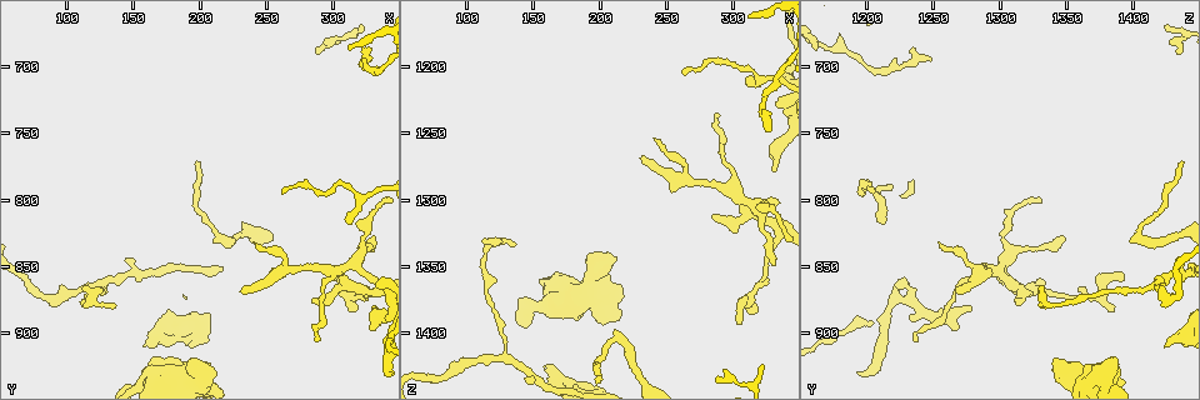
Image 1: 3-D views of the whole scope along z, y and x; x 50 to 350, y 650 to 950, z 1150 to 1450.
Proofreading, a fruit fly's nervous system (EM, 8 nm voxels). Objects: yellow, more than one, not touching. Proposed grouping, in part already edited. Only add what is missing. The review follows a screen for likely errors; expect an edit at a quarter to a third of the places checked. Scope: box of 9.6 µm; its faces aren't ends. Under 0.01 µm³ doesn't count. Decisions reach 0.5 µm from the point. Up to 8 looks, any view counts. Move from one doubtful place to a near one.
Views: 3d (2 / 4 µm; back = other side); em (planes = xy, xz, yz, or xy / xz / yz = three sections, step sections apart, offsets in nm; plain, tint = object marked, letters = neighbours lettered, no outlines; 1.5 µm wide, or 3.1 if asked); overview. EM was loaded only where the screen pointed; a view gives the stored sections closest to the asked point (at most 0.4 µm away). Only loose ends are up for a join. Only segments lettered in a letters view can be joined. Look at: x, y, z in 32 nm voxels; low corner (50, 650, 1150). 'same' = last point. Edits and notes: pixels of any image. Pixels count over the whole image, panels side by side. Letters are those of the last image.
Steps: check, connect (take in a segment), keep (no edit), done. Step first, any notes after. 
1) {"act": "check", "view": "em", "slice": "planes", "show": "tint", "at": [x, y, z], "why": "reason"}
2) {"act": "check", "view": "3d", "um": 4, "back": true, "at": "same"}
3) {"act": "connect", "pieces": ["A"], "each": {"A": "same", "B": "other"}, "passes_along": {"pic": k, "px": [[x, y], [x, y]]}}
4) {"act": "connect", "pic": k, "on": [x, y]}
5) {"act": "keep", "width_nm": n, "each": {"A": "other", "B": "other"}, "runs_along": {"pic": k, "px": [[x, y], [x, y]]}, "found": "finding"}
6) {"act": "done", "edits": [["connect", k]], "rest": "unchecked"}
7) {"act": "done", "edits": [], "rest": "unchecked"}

{"act": "check", "view": "em", "slice": "planes", "show": "letters", "at": [322, 670, 1424], "why": "long arm stops here"}

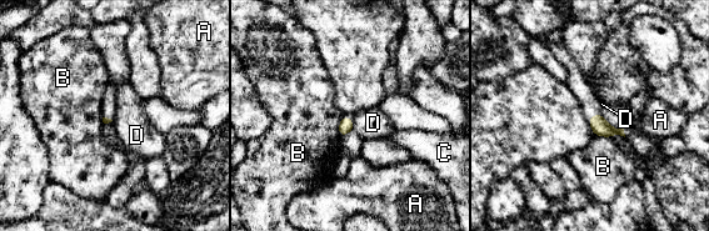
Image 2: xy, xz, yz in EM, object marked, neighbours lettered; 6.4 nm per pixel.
{"act": "keep", "each": {"A": "other", "B": "other", "C": "other", "D": "other"}, "border": {"pic": 2, "px": [[354, 121], [351, 130]]}, "found": "none of them fits"}

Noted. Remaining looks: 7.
{"act": "check", "view": "3d", "um": 2, "at": [200, 770, 1436], "why": "tapers out"}

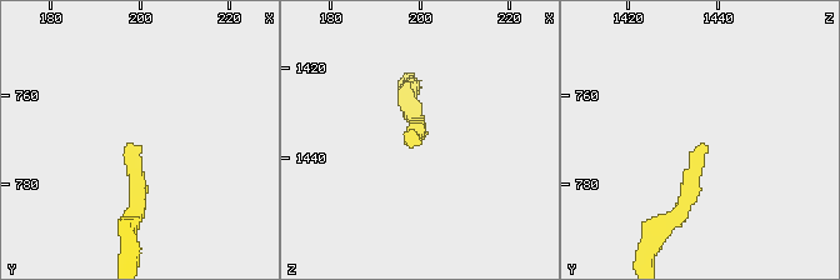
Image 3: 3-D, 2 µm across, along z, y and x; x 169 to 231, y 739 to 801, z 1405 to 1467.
{"act": "check", "view": "em", "slice": "xy", "step": 4, "show": "tint", "at": [199, 771, 1436], "why": "now the EM"}

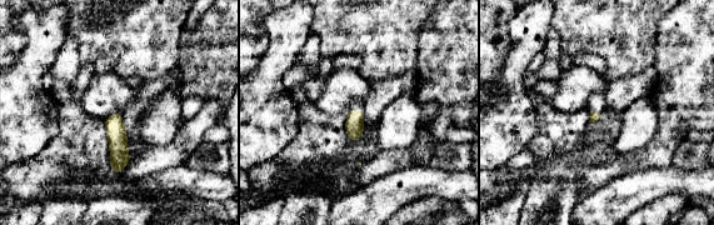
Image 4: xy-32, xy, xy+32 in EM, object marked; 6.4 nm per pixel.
{"act": "check", "view": "em", "slice": "xy", "step": 4, "show": "letters", "at": "same"}

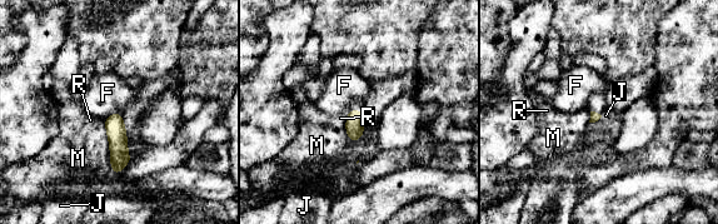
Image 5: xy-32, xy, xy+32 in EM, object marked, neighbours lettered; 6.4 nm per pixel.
{"act": "keep", "longest_contact_nm": ["M", 300], "each": {"F": "other", "J": "other", "M": "other", "R": "other"}, "found": "no lettered segment goes on from it"}

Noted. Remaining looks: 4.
{"act": "check", "view": "em", "slice": "planes", "show": "letters", "at": [136, 880, 1334], "why": "tapers out"}

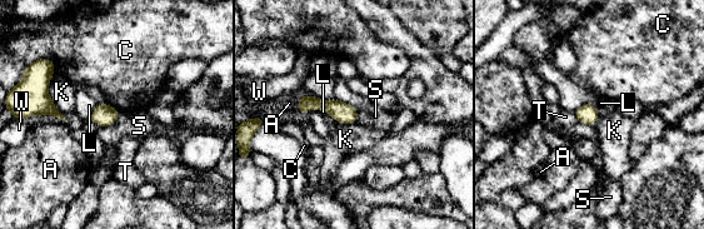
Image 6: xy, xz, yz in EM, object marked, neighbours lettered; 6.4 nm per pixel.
{"act": "keep", "width_nm": 130, "each": {"A": "other", "C": "other", "K": "other", "L": "other", "S": "other", "T": "other", "W": "other"}, "border": {"pic": 6, "px": [[120, 113], [113, 124], [99, 125]]}, "found": "none of them fits"}

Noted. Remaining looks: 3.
{"act": "done", "edits": [], "rest": "unchecked"}

